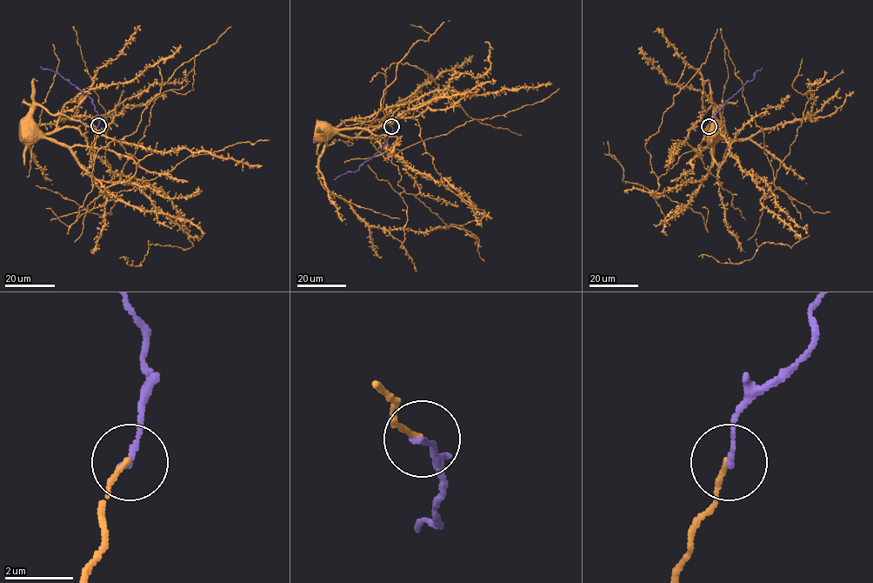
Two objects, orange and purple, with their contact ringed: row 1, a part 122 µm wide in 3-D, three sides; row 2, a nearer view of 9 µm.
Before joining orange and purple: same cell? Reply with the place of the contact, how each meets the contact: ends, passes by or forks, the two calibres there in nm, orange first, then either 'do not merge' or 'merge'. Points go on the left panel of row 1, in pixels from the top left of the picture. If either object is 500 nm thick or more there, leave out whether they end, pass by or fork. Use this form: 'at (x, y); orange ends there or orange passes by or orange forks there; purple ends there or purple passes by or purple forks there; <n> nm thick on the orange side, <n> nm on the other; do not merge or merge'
at (98, 125); orange ends there; purple ends there; 150 nm thick on the orange side, 160 nm on the other; merge

